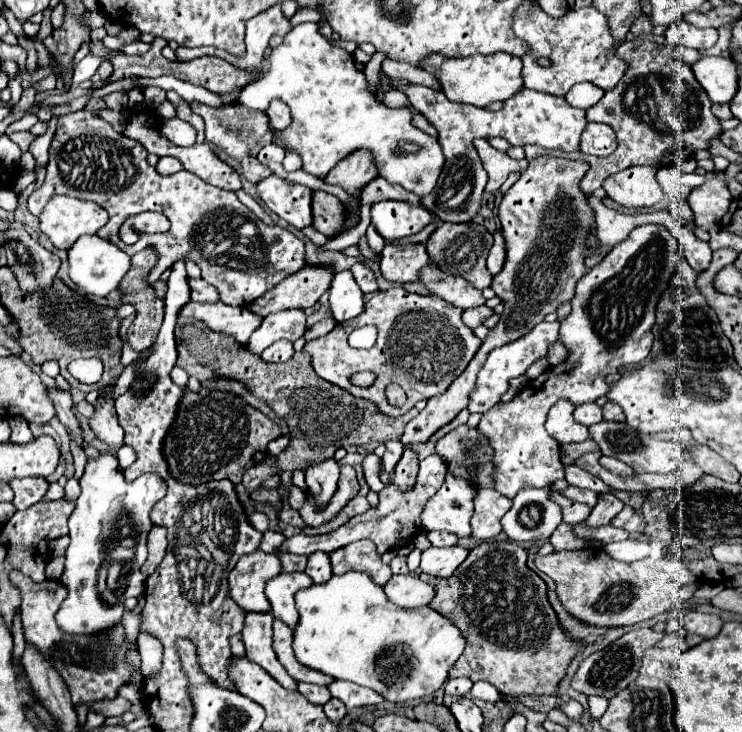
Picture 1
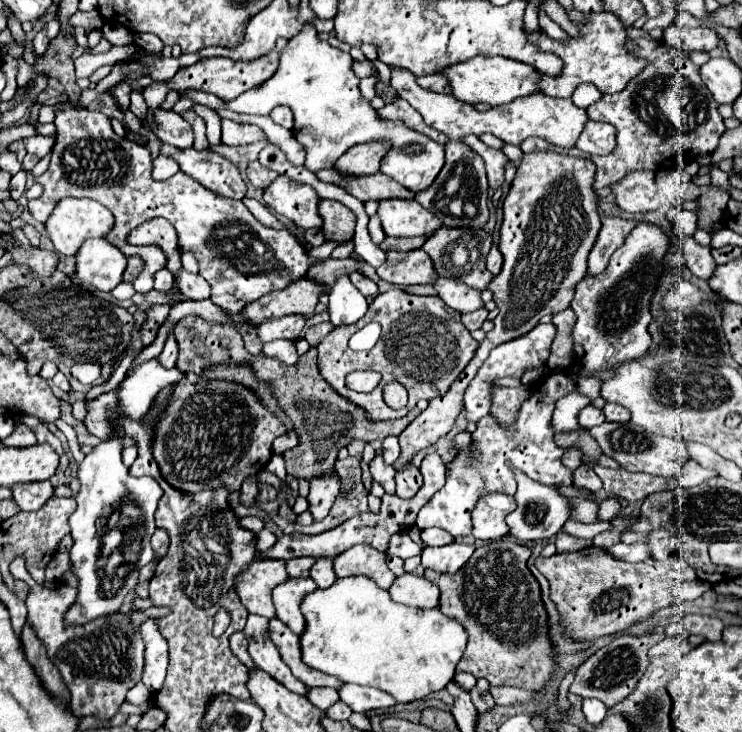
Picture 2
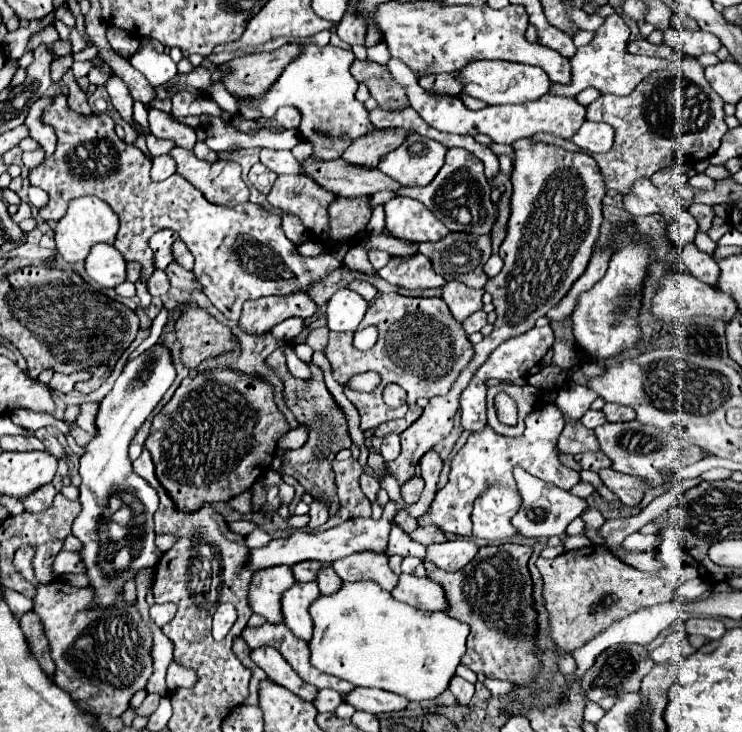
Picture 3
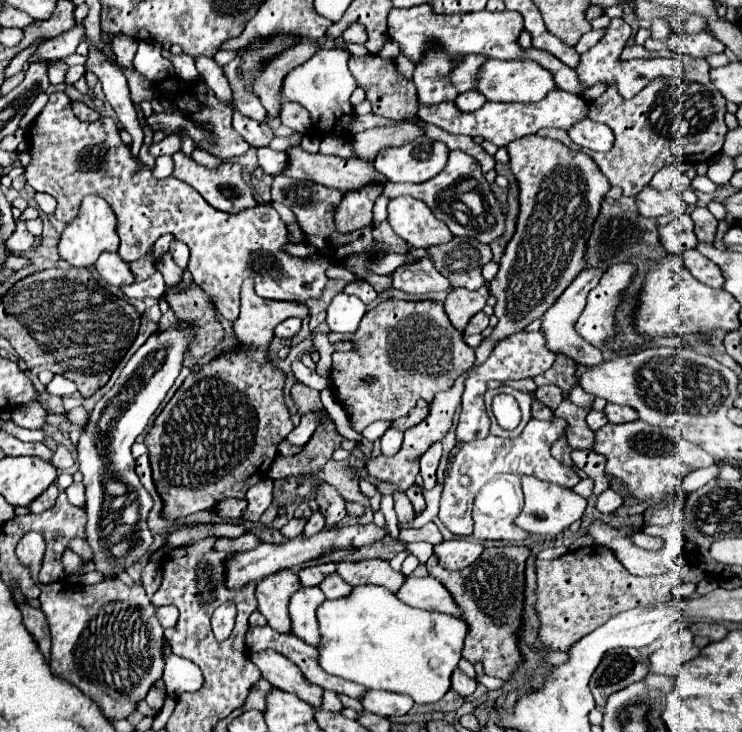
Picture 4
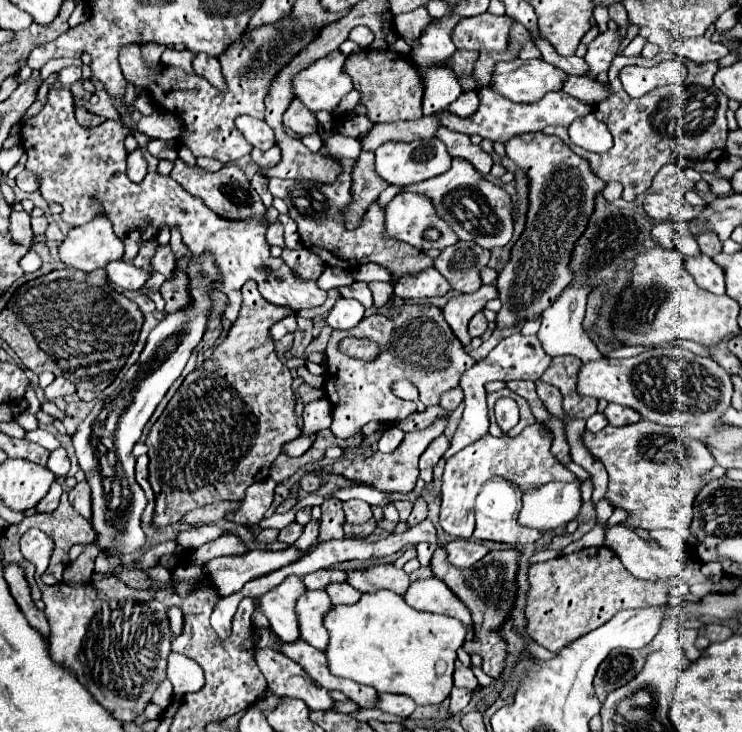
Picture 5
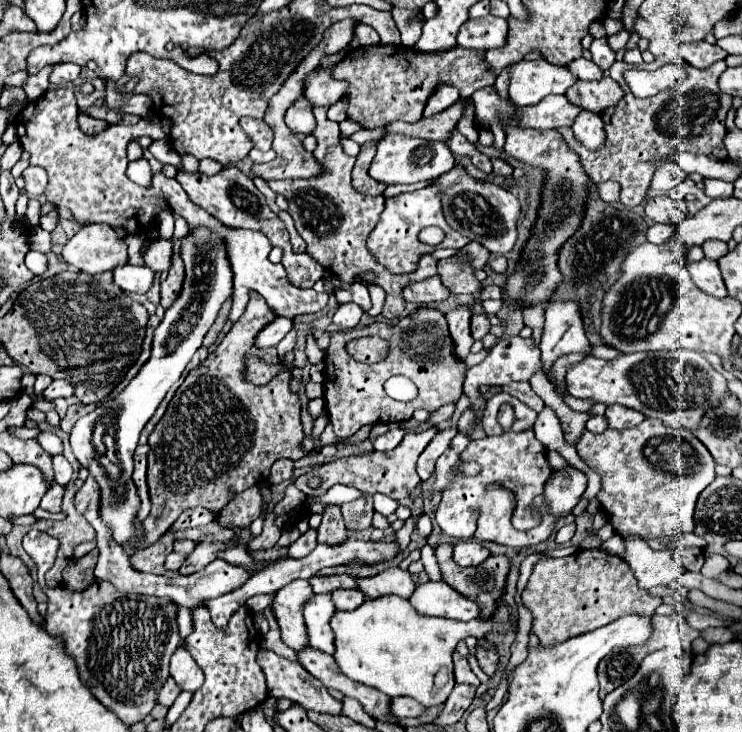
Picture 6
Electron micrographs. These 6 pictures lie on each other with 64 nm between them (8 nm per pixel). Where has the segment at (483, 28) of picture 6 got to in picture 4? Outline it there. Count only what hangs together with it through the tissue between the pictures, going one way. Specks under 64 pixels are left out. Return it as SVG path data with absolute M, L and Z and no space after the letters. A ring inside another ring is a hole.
M420 4L412 8L392 8L388 12L388 36L394 40L402 54L410 60L420 60L420 56L432 46L440 46L446 50L450 60L456 64L458 56L482 54L498 60L522 60L524 50L520 48L520 34L524 30L524 18L518 12L502 10L502 12L466 12L466 14L436 14L430 4Z

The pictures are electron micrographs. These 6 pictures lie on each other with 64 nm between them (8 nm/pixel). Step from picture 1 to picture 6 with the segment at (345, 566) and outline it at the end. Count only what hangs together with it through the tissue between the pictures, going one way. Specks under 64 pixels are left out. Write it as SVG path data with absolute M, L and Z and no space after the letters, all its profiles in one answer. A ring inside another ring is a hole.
M388 568L376 576L354 578L354 580L356 580L358 590L364 592L364 596L368 596L368 598L376 598L382 594L396 594L400 598L410 598L410 594L416 586L410 572L400 570L400 568Z

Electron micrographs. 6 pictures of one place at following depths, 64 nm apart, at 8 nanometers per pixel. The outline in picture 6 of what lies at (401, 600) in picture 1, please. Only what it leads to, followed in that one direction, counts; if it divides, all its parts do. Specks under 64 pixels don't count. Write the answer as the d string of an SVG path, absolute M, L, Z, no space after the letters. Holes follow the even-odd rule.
M430 580L424 584L416 584L416 592L412 592L410 596L410 604L420 614L454 618L462 622L478 618L478 612L480 612L476 602L460 596L444 580L438 580L438 582Z

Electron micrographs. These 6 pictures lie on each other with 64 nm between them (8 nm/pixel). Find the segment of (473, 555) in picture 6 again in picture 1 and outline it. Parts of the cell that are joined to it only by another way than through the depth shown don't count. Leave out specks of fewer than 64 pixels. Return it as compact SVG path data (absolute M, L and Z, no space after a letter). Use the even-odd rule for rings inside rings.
M430 546L428 550L422 552L420 572L436 578L448 578L464 562L466 556L468 556L468 550L462 546L452 546L452 548Z

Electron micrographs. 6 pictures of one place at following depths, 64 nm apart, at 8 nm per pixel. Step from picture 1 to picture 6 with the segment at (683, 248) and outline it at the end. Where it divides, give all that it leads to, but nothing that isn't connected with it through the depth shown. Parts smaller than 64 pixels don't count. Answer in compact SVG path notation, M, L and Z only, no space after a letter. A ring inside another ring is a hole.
M702 258L700 262L688 262L688 272L690 272L694 284L700 290L704 290L706 294L712 294L718 298L726 296L726 286L724 286L720 268L714 260Z

